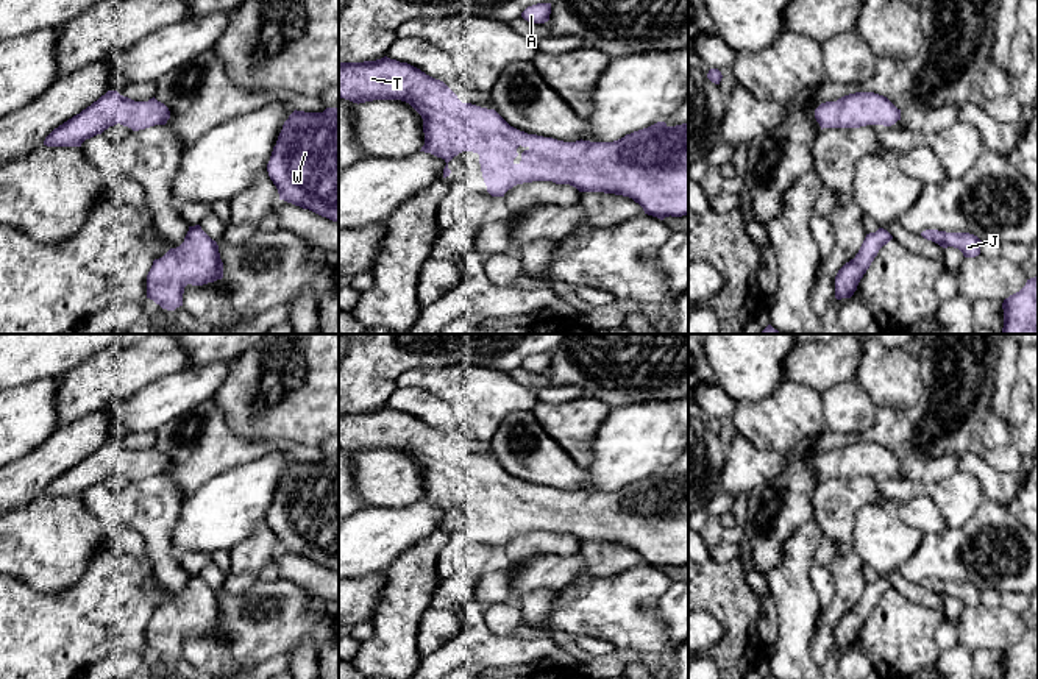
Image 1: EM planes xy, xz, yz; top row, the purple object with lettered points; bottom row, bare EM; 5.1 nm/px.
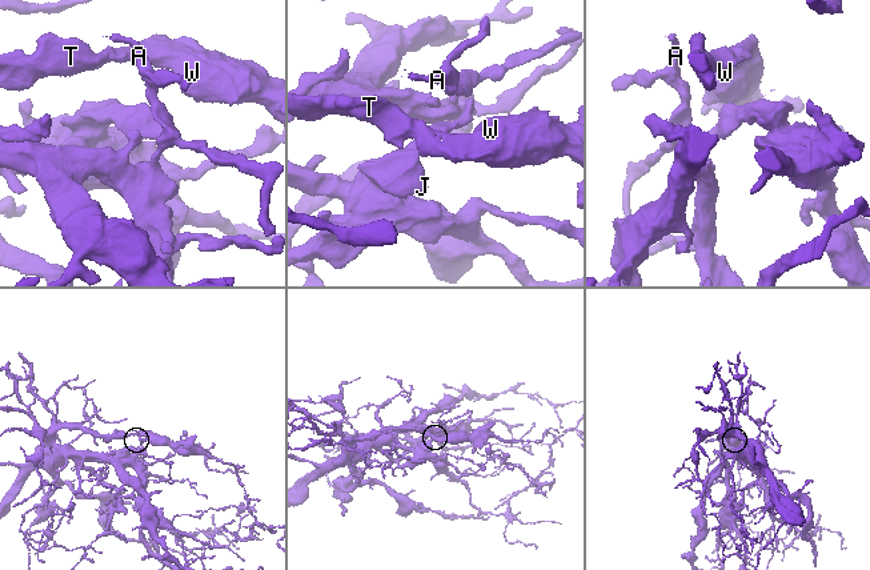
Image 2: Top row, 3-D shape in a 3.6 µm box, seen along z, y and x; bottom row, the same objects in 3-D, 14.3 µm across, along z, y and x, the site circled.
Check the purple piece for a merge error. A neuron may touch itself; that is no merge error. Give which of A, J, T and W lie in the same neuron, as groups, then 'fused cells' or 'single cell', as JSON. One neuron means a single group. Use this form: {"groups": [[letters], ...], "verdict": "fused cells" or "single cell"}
{"groups": [["A", "J", "T", "W"]], "verdict": "single cell"}

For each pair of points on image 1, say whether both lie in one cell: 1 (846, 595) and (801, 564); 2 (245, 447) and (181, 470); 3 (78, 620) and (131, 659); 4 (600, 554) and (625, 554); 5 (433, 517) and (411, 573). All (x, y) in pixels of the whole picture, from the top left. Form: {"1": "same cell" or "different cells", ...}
{"1": "different cells", "2": "same cell", "3": "different cells", "4": "same cell", "5": "different cells"}

